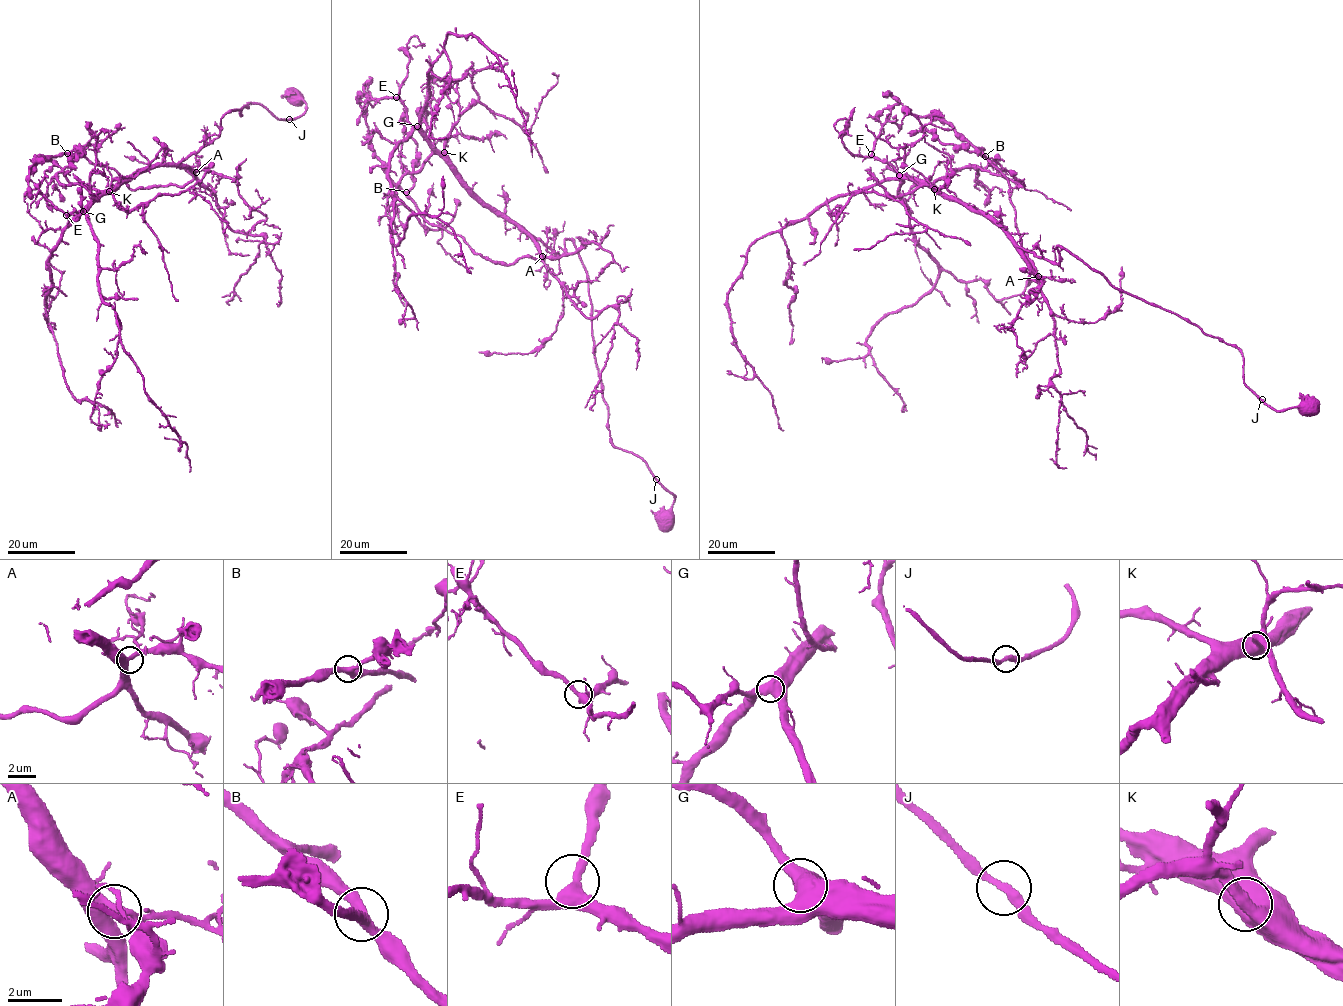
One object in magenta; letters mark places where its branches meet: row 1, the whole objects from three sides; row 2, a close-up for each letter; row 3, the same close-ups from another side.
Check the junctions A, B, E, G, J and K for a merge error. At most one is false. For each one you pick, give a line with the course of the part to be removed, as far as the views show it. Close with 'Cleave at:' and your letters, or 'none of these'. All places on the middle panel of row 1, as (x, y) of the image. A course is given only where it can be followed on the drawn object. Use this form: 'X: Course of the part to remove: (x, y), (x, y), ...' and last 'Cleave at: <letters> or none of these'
Cleave at: none of these

